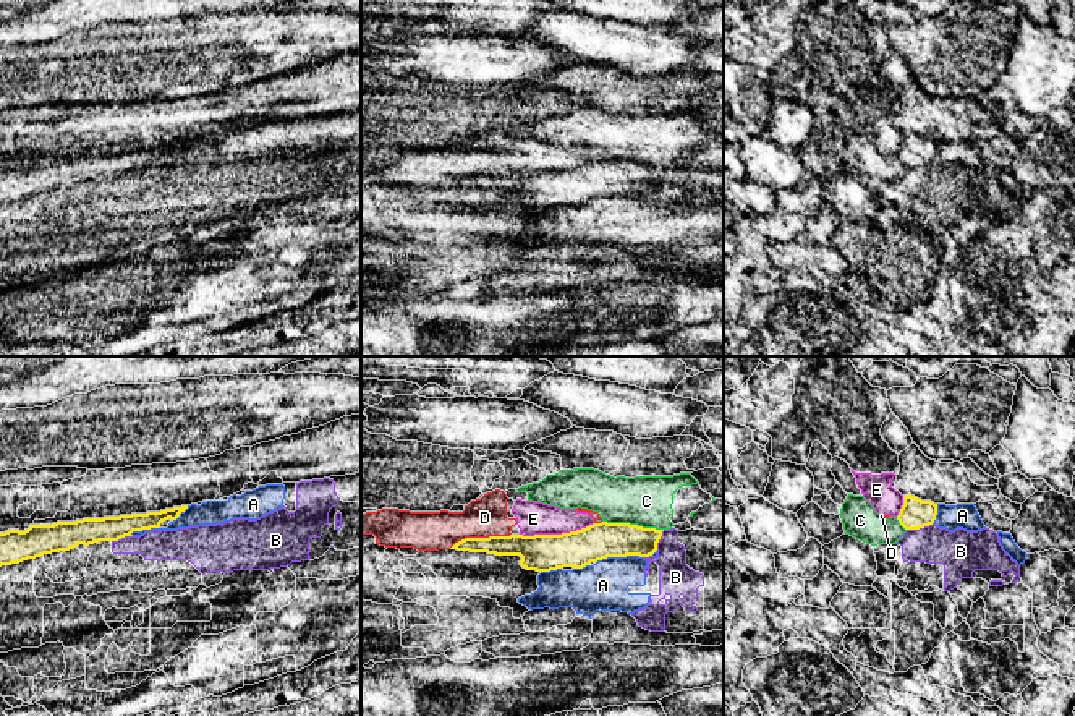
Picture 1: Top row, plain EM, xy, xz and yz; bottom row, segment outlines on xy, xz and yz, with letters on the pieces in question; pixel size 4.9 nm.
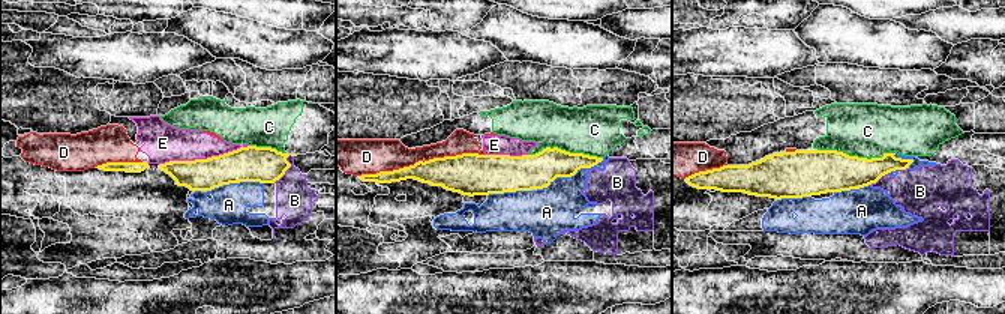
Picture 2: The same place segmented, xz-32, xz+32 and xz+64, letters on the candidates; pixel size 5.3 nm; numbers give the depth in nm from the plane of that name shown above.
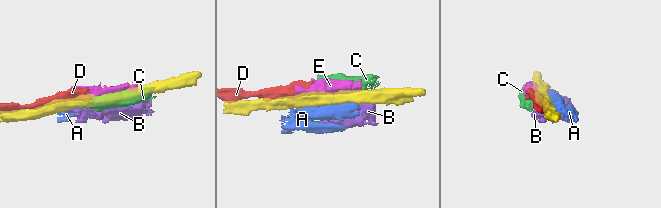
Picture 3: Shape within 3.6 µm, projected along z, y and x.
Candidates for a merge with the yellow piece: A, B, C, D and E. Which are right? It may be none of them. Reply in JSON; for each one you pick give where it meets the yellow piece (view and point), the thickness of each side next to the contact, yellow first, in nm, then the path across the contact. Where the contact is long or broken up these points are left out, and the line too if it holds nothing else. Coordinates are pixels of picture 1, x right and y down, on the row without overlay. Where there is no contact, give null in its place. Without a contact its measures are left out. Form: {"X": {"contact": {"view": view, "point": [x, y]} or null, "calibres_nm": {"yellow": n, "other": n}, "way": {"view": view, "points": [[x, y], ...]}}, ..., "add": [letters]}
{"add": []}

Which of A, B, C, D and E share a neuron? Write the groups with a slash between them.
A / B / C / D E

